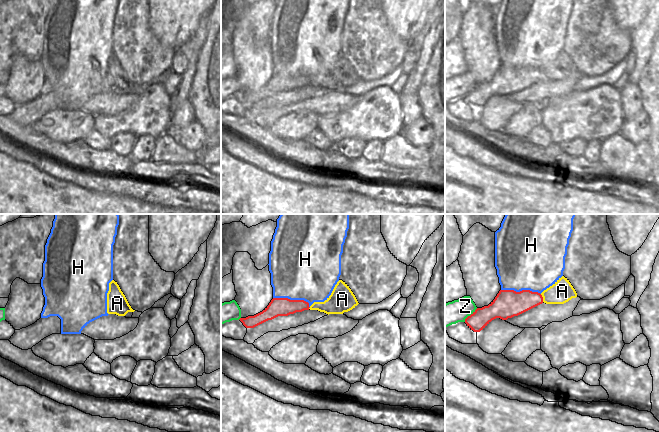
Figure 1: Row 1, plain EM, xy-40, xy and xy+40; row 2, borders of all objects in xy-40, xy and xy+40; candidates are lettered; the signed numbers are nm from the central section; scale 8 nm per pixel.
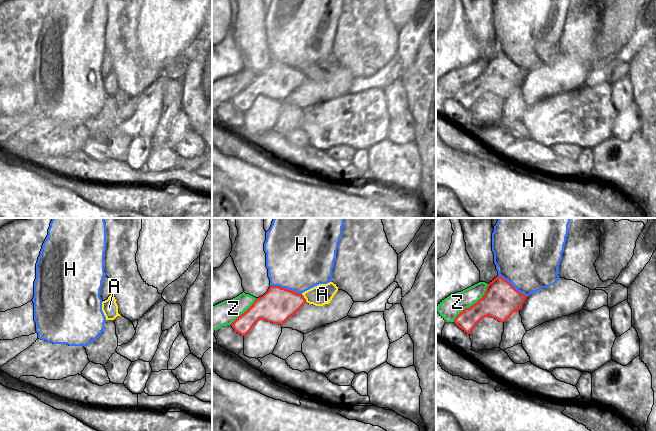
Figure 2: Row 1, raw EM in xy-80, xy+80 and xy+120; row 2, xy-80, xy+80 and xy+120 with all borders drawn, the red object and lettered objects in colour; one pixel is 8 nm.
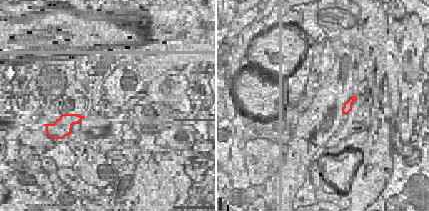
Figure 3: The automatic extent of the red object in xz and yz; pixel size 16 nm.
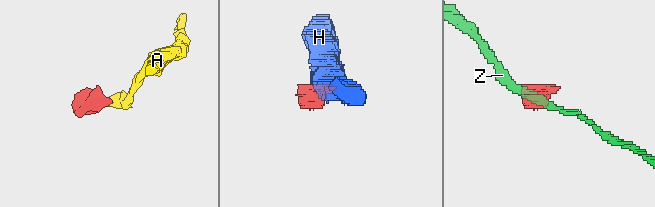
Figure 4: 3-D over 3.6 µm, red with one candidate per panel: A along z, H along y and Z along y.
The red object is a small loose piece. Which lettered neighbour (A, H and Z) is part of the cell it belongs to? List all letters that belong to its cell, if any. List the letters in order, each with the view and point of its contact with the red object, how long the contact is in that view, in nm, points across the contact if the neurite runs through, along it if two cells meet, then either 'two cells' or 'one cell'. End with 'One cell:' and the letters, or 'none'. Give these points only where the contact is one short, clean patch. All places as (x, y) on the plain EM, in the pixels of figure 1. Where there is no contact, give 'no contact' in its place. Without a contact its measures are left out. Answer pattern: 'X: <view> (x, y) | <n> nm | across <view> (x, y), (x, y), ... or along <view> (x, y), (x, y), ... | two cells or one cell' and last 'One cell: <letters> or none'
A: xy+40 (542, 74) | 70 nm | across xy+40 (512, 79), (542, 74), (562, 67) | one cell
H: xy (293, 76) | 300 nm | two cells
Z: xy+40 (471, 90) | 160 nm | two cells
One cell: A

